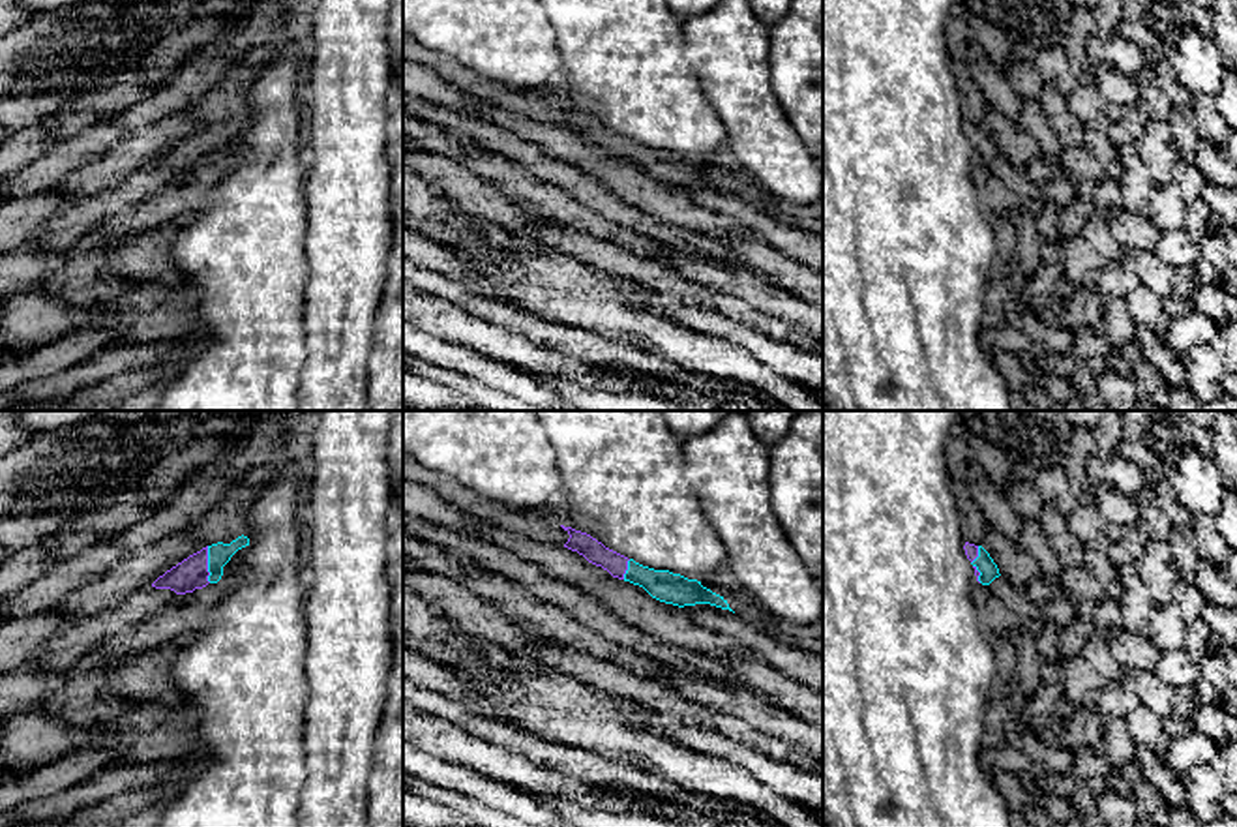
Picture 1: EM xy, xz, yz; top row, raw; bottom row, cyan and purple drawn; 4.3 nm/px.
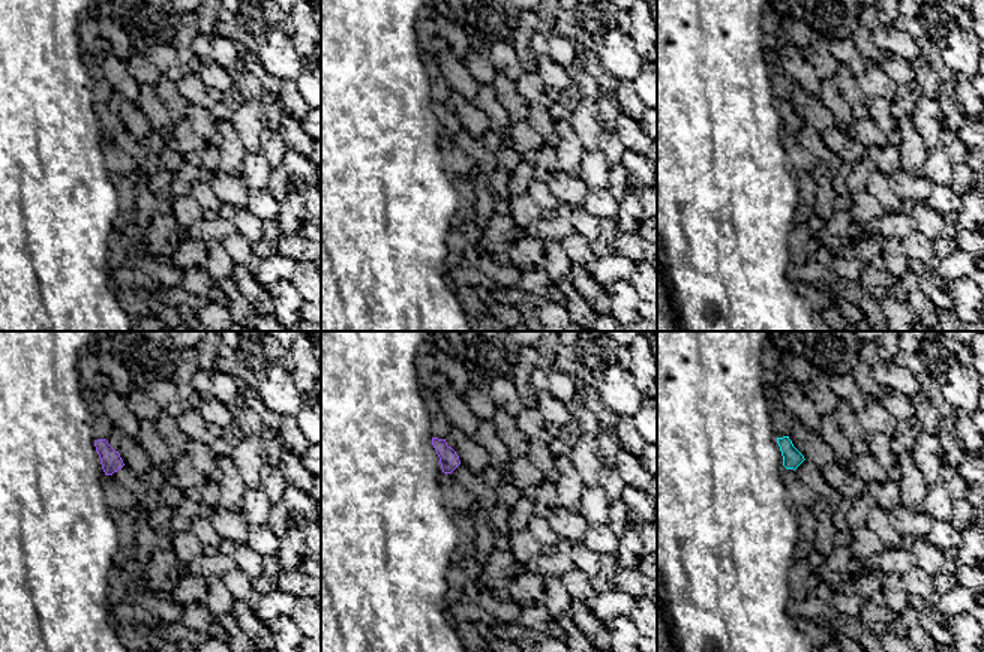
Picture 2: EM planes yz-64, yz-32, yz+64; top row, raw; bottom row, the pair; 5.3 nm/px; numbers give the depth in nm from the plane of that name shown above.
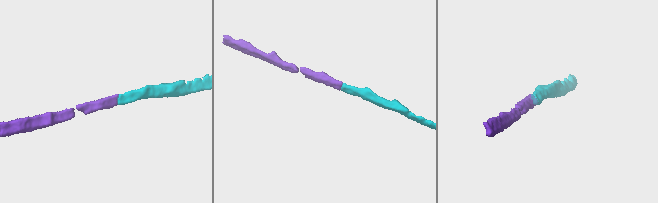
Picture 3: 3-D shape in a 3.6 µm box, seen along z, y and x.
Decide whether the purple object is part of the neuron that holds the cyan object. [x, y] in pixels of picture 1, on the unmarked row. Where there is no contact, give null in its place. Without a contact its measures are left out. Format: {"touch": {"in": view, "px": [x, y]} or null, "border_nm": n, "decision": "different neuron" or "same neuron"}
{"touch": {"in": "xy", "px": [208, 145]}, "border_nm": 160, "decision": "same neuron"}

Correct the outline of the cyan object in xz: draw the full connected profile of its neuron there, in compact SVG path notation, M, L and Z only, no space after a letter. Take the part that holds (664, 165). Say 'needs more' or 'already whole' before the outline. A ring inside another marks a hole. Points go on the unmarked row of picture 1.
needs more | M564 105L560 107L570 114L564 128L577 131L589 143L607 150L613 158L643 167L652 178L660 182L673 184L678 188L710 184L733 191L723 176L703 167L697 159L688 159L669 150L654 150L643 146L633 139L628 139L605 128L602 122L598 122L587 113Z

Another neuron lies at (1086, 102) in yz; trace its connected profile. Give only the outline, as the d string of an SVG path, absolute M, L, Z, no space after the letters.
M1095 81L1078 84L1078 88L1066 96L1066 105L1085 128L1095 124L1110 128L1121 118L1121 109L1102 96Z

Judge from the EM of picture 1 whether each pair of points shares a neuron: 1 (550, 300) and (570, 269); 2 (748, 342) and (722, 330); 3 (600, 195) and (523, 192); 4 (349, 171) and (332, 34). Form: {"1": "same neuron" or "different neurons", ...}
{"1": "different neurons", "2": "same neuron", "3": "different neurons", "4": "same neuron"}

